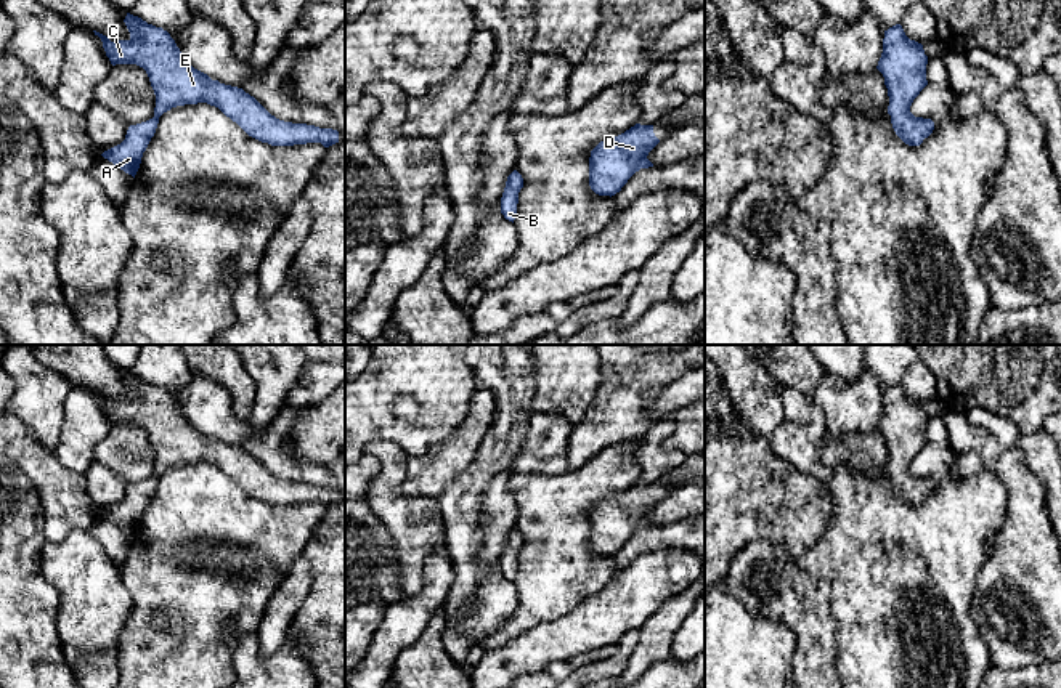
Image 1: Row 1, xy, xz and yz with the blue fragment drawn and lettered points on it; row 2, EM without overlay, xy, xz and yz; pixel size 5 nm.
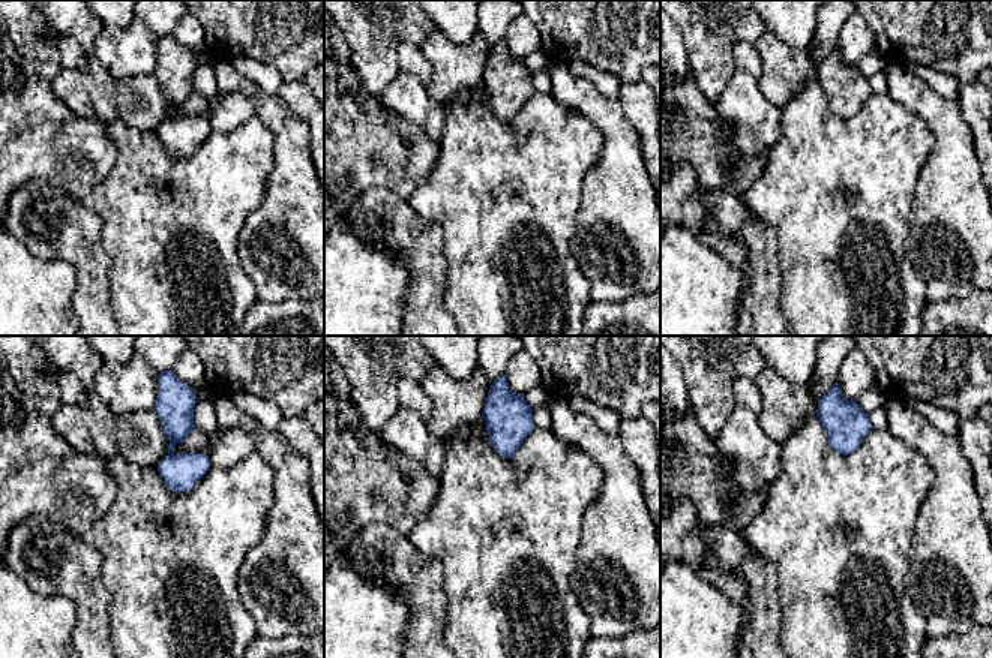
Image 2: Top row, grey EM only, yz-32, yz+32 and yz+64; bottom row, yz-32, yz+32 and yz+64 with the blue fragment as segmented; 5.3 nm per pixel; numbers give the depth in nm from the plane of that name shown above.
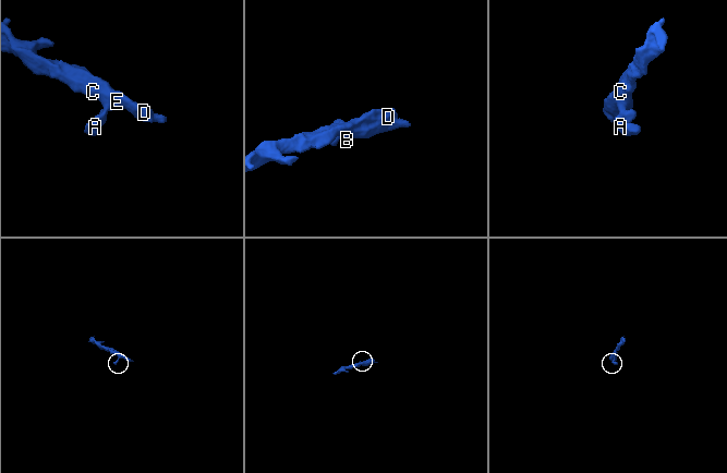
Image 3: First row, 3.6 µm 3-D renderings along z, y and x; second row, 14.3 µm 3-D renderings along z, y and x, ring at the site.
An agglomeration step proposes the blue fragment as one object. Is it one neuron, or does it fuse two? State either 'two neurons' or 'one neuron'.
one neuron

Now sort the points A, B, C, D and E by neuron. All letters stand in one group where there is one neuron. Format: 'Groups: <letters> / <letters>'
Groups: A B C D E

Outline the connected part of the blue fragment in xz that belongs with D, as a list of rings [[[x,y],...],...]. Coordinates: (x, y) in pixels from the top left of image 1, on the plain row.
[[[636,483],[624,492],[600,500],[589,516],[589,545],[599,555],[615,555],[640,528],[653,526],[648,512],[660,502],[653,484]]]

